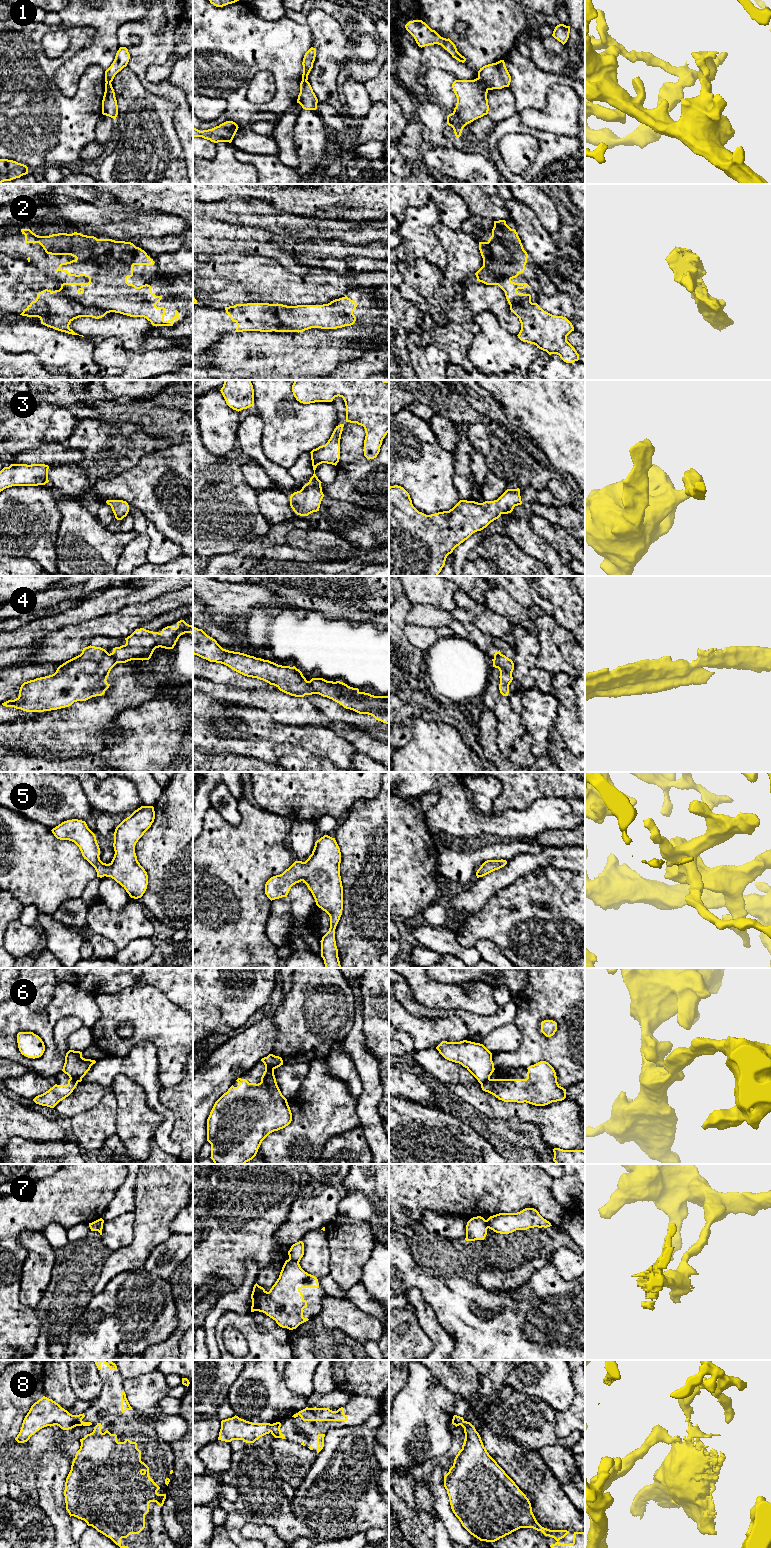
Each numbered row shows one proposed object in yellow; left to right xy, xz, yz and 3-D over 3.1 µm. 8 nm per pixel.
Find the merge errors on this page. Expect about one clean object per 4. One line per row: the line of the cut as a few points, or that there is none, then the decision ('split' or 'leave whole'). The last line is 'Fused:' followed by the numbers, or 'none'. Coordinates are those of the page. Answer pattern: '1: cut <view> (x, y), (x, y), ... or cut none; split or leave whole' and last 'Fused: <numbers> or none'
1: cut yz (477, 78), (487, 90); split
2: cut xy (59, 289), (84, 306), (97, 307), (109, 312); split
3: cut none; leave whole
4: cut xz (307, 681), (317, 693); split
5: cut none; leave whole
6: cut xz (265, 1065), (273, 1070); split
7: cut xz (289, 1258), (298, 1262); split
8: cut xy (74, 1415), (76, 1425); split
Fused: 1, 2, 4, 6, 7, 8

